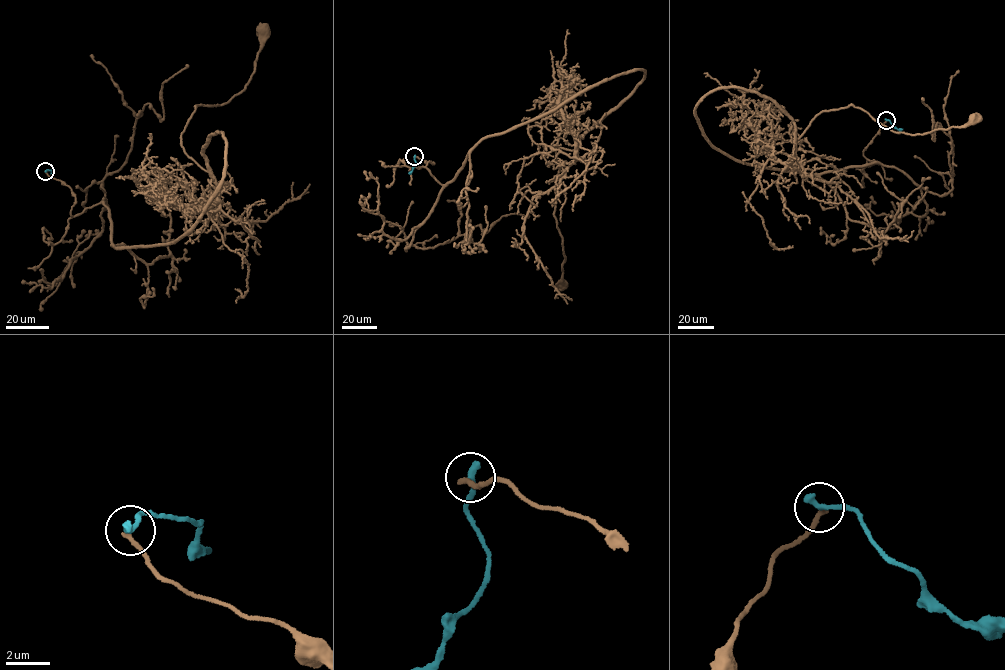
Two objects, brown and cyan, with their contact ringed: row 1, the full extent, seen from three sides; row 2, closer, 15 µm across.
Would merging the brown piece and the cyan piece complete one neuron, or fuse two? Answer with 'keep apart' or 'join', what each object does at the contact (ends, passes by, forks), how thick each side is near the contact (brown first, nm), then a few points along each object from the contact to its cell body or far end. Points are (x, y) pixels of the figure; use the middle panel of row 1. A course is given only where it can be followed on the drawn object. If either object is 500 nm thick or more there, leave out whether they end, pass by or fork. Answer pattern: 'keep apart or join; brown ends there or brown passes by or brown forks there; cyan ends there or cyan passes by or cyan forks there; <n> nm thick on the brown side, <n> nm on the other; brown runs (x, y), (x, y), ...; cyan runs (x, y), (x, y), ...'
keep apart; brown ends there; cyan ends there; 240 nm thick on the brown side, 340 nm on the other; brown runs (414, 156), (445, 185), (483, 139), (642, 69), (575, 150), (556, 146), (562, 282); cyan runs (414, 156), (415, 165), (409, 174)

